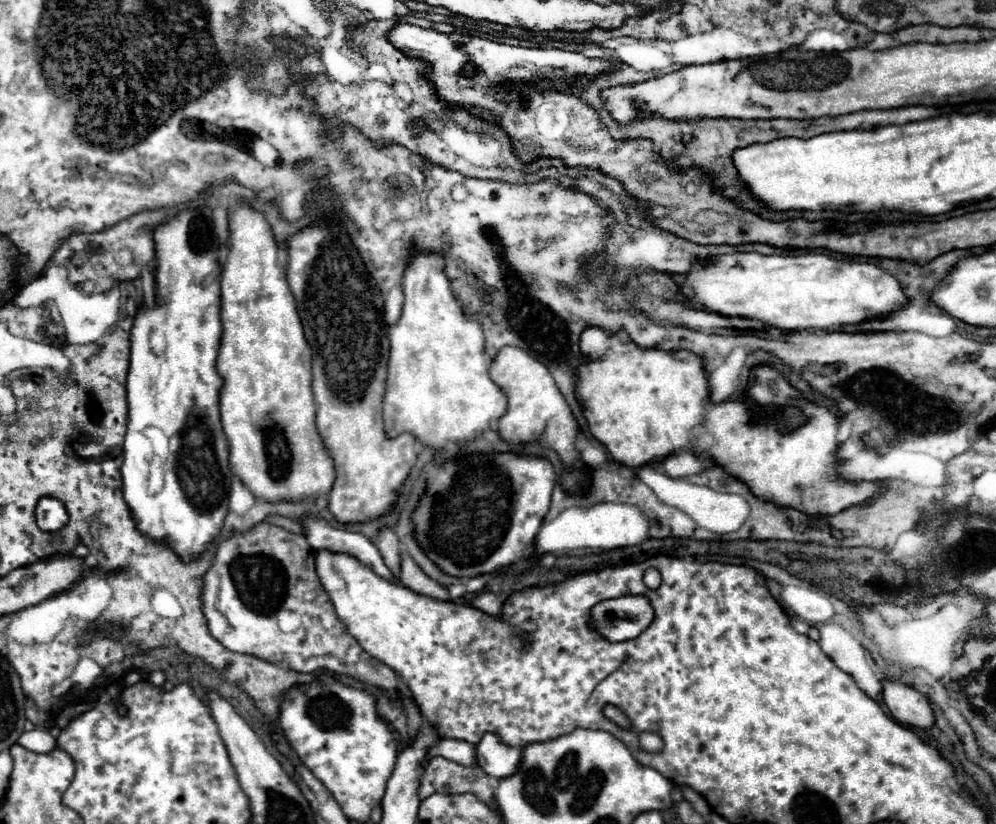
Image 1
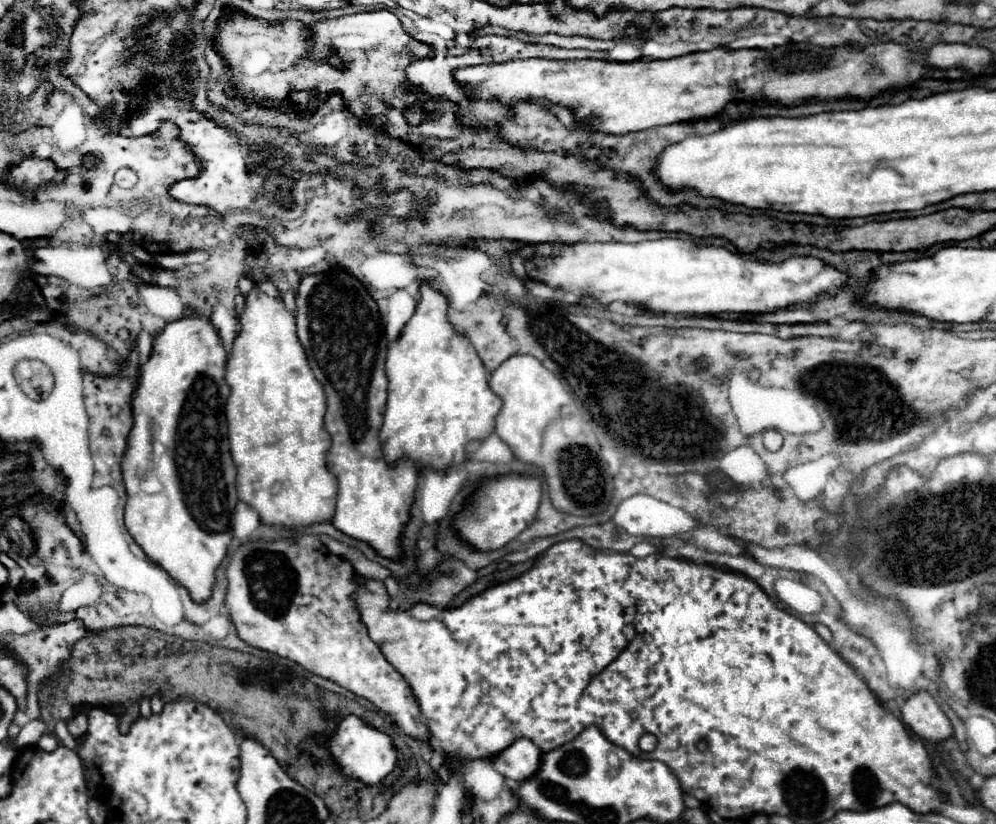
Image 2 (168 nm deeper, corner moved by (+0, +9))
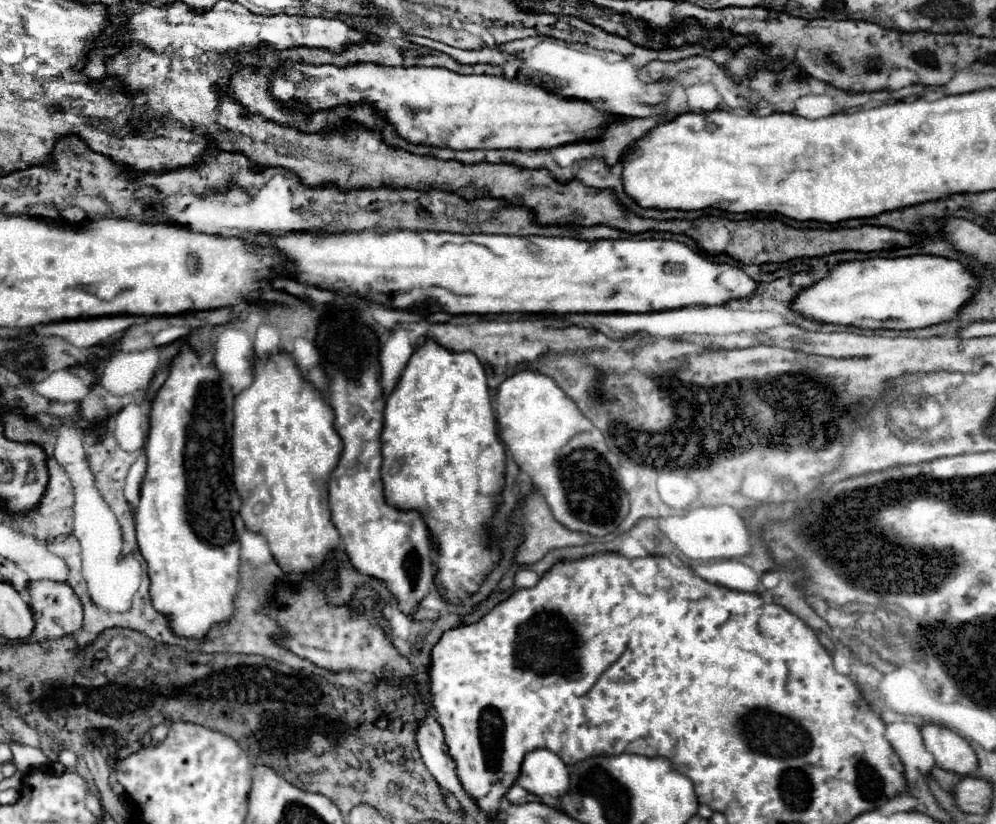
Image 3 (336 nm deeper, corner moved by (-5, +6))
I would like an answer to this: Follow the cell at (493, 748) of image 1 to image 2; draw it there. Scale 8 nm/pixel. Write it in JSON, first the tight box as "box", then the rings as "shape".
{"box":[491,739,543,783],"shape":[[[517,739],[513,747],[507,747],[491,761],[493,769],[499,771],[503,777],[523,783],[531,779],[541,767],[543,751],[531,739]]]}

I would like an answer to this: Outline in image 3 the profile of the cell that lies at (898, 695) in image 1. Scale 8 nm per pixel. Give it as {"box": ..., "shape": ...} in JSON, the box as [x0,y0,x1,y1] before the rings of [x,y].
{"box":[920,724,978,776],"shape":[[[924,724],[920,728],[926,750],[934,756],[936,764],[944,770],[958,772],[962,776],[972,776],[978,760],[972,746],[954,730],[940,724]]]}

